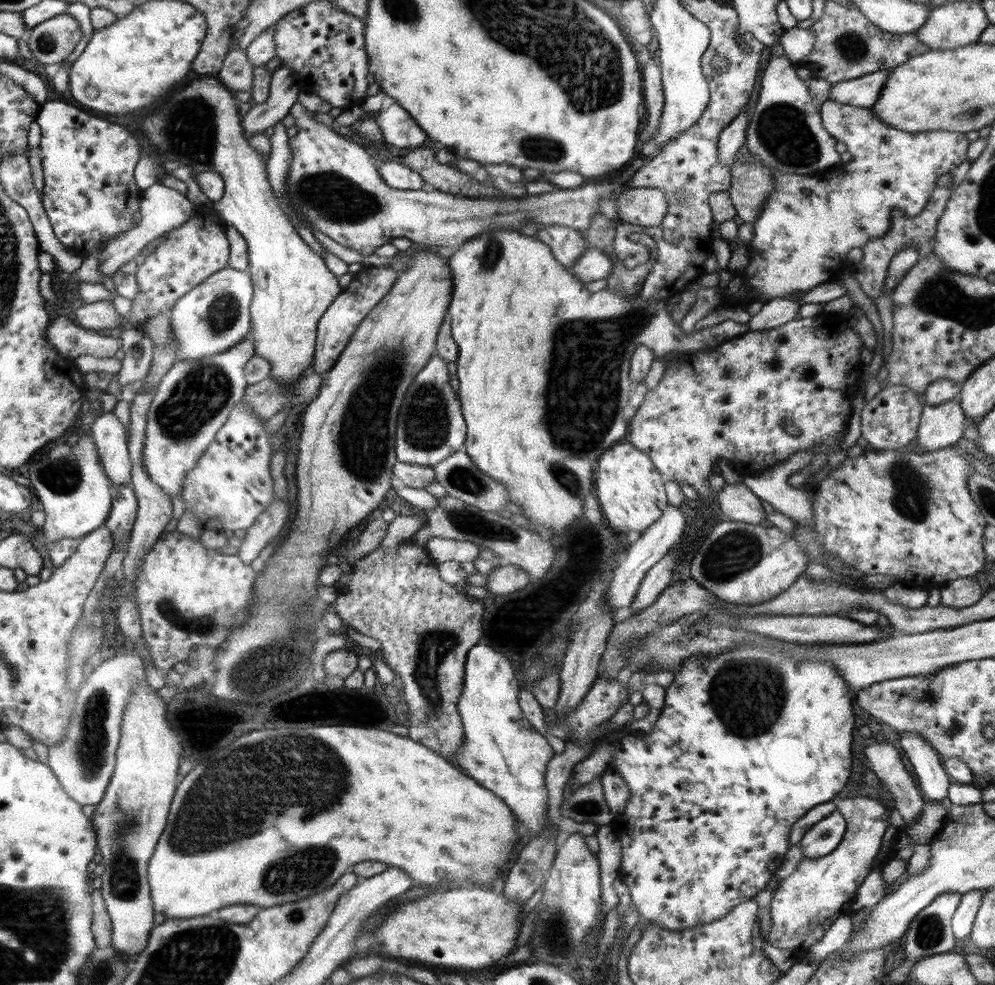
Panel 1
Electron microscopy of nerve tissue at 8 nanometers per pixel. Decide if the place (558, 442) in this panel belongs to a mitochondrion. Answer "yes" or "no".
yes

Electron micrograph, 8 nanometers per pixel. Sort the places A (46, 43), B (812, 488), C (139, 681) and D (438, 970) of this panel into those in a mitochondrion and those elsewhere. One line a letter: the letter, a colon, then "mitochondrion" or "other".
A: mitochondrion
B: other
C: other
D: other

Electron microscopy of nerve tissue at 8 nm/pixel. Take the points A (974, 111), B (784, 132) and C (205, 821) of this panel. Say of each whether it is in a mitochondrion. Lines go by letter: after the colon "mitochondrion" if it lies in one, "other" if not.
A: mitochondrion
B: mitochondrion
C: mitochondrion

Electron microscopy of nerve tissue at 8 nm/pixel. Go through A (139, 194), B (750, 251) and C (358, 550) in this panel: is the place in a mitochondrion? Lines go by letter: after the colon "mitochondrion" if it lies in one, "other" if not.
A: other
B: other
C: other

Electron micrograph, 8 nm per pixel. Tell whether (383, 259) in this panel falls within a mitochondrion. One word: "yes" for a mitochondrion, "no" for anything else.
no

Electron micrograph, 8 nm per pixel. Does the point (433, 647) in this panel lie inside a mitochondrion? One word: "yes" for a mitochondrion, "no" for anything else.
yes

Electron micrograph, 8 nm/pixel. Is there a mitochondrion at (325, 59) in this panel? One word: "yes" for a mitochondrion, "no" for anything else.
no

